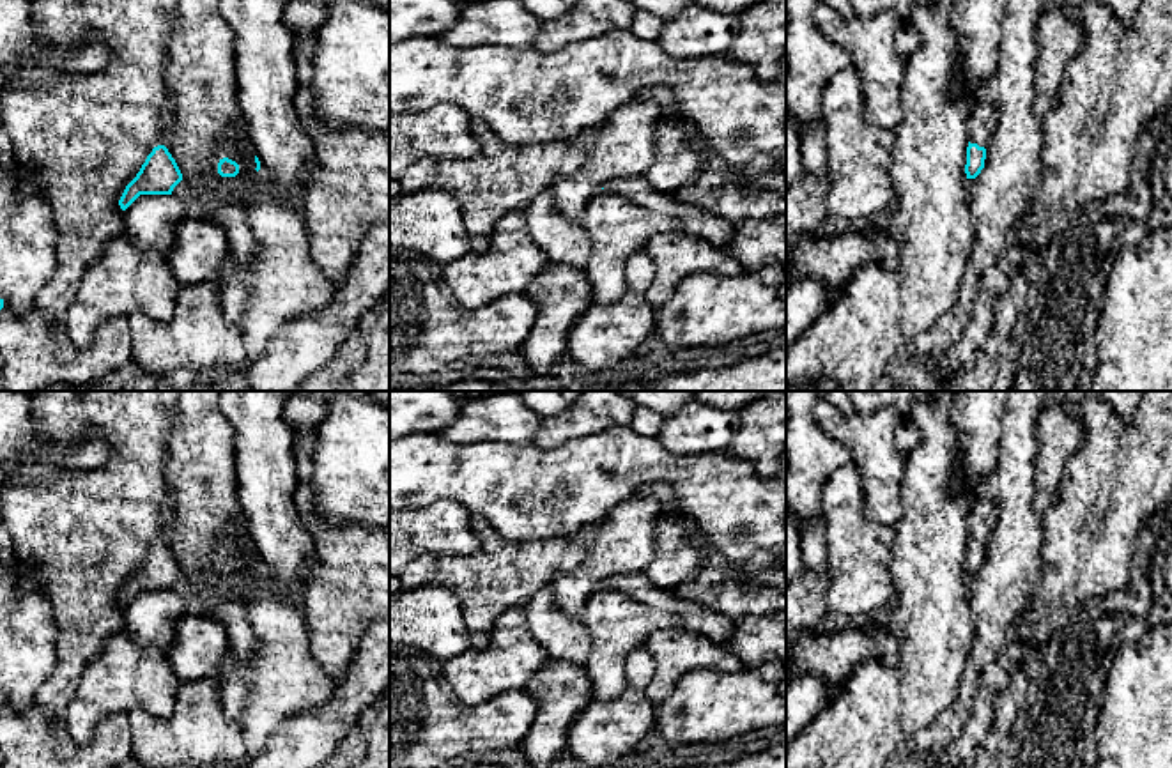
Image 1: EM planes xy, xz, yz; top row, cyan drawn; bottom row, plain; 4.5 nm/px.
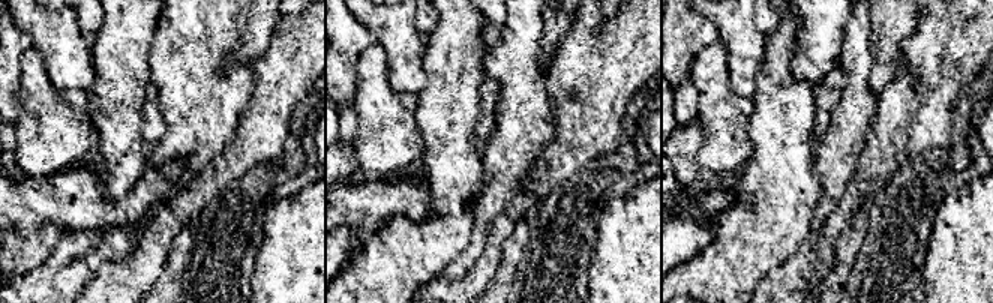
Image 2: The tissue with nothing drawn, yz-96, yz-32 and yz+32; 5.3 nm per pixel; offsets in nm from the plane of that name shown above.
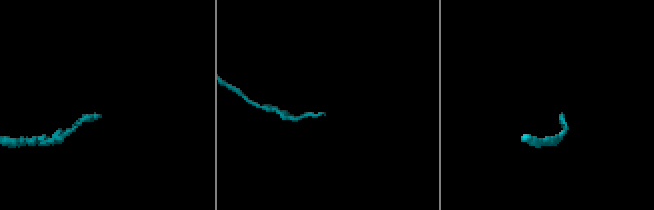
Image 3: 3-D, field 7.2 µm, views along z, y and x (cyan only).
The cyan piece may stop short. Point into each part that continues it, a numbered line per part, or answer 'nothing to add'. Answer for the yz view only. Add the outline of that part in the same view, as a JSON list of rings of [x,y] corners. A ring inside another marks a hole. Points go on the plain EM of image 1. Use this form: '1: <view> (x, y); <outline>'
1: yz (981, 519); [[[977,499],[967,513],[968,538],[979,543],[988,541],[999,518],[999,506],[991,499]]]

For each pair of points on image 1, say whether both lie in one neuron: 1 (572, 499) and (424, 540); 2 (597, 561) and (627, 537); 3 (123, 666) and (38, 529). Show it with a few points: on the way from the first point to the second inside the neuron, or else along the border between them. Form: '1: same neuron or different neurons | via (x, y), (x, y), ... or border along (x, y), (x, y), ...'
1: different neurons | border along (429, 505), (439, 499), (454, 499), (470, 514)
2: same neuron | via (604, 560), (620, 544)
3: different neurons | border along (124, 630), (114, 632), (82, 673)

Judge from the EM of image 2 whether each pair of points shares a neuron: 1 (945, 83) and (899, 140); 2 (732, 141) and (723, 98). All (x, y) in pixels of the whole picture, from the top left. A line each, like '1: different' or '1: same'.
1: same
2: same

